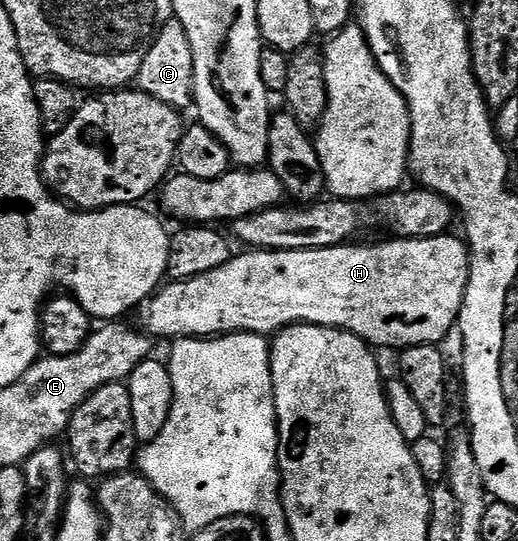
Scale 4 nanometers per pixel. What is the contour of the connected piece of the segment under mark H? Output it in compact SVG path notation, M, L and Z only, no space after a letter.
M447 232L445 234L437 234L434 238L399 238L395 237L394 242L382 242L379 246L354 246L355 244L343 244L340 246L333 246L332 248L320 248L319 250L256 250L253 248L247 249L246 254L235 253L229 260L228 264L220 264L220 268L212 268L212 272L204 272L200 276L192 276L191 278L183 278L181 280L170 280L165 283L141 307L140 313L142 313L142 320L148 326L146 327L153 335L159 334L162 338L170 338L169 340L177 340L179 338L212 338L215 336L221 336L224 334L260 334L263 336L273 336L282 330L285 326L296 326L299 324L305 324L308 326L331 326L334 330L348 330L351 334L362 338L364 341L369 342L371 347L379 348L378 346L398 346L397 348L405 348L408 346L419 346L420 344L438 344L441 343L441 338L451 329L455 329L458 321L458 315L462 312L462 301L466 295L466 285L470 279L470 247L461 237L453 238L453 233Z

